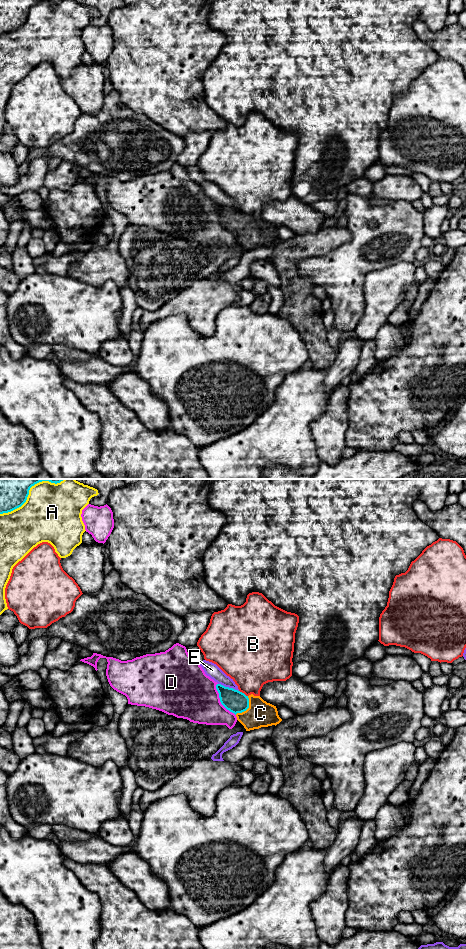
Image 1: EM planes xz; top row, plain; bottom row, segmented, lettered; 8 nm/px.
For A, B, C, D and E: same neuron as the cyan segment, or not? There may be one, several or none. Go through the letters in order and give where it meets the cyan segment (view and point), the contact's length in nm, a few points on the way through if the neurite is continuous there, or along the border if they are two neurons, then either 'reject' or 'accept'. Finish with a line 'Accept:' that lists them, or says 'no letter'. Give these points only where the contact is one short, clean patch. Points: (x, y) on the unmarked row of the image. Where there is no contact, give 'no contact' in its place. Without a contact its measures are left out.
A: xz (28, 11) | 600 nm | reject
B: xz (243, 213) | 90 nm | reject
C: xz (247, 228) | 190 nm | across xz (233, 220), (247, 228), (254, 233), (260, 233) | accept
D: xz (220, 220) | 300 nm | reject
E: xz (228, 207) | 180 nm | reject
Accept: C

